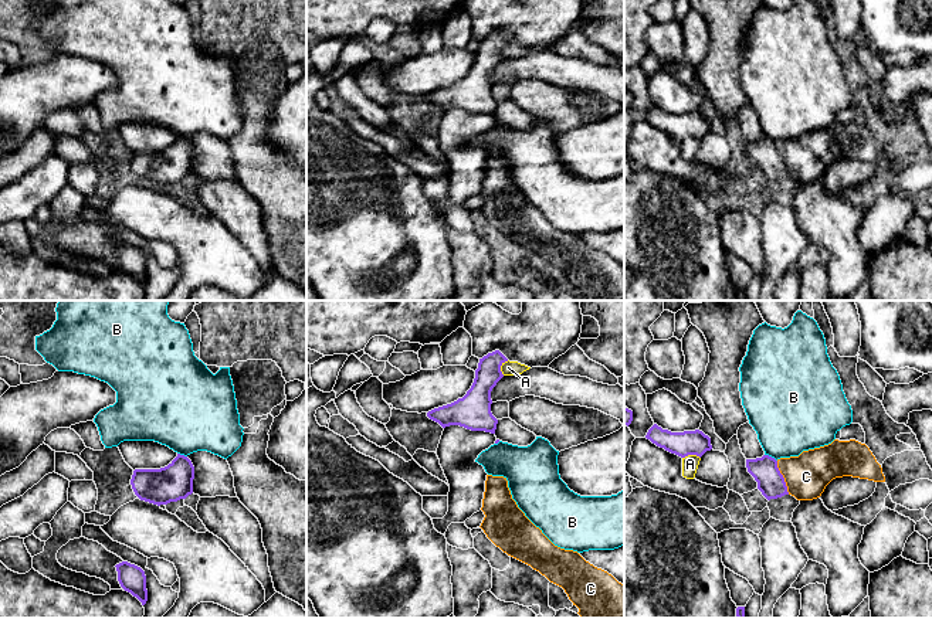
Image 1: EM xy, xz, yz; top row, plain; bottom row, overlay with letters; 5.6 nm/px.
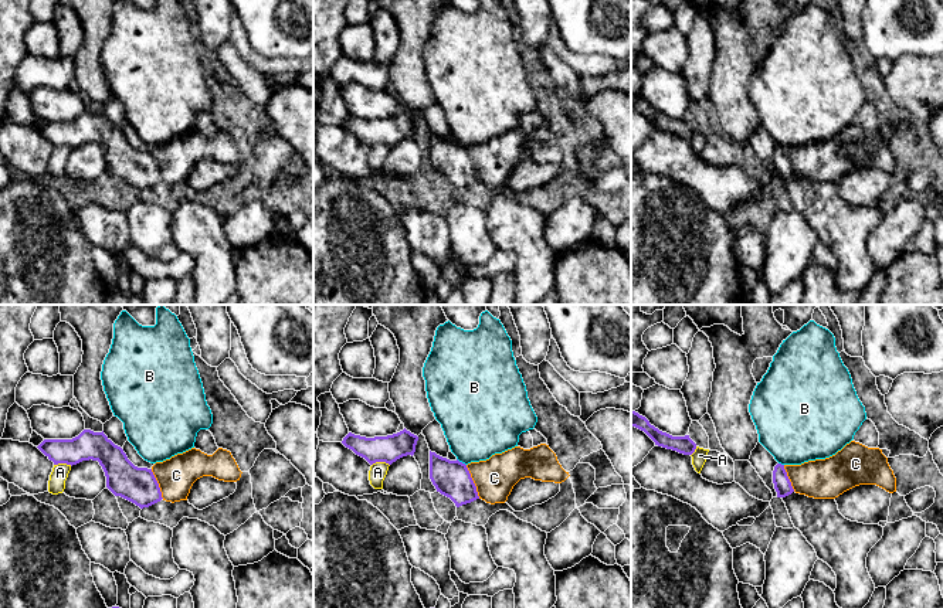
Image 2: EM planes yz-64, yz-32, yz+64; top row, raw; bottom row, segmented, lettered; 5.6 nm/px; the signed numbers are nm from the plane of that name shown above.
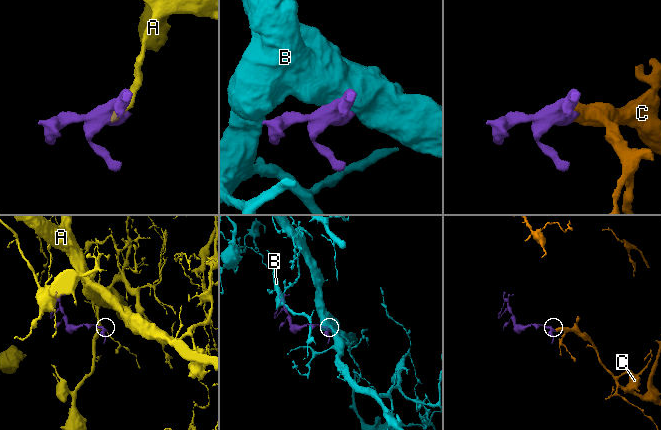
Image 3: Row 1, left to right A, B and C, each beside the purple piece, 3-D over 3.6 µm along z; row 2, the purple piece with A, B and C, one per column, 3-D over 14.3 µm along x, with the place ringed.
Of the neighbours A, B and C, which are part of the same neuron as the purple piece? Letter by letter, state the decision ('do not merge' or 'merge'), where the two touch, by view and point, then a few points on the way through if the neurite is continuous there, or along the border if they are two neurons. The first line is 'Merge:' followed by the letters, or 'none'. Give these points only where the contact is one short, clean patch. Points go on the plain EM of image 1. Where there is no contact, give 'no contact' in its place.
Merge: C
A: do not merge | xz (500, 50) | along xz (508, 43), (501, 48), (502, 57)
B: do not merge | yz (770, 139) | along yz (765, 136), (776, 143)
C: merge | yz (783, 160) | across yz (770, 165), (776, 160), (783, 160), (806, 159)

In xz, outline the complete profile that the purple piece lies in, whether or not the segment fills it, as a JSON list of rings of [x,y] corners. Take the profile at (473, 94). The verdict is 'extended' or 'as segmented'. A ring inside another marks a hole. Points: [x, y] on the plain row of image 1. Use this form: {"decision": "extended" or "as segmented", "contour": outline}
{"decision": "as segmented", "contour": [[[499,33],[479,41],[474,65],[467,77],[451,86],[428,94],[427,99],[443,111],[460,108],[471,113],[495,116],[498,102],[491,95],[491,74],[504,60],[501,48],[505,44],[508,41]]]}

